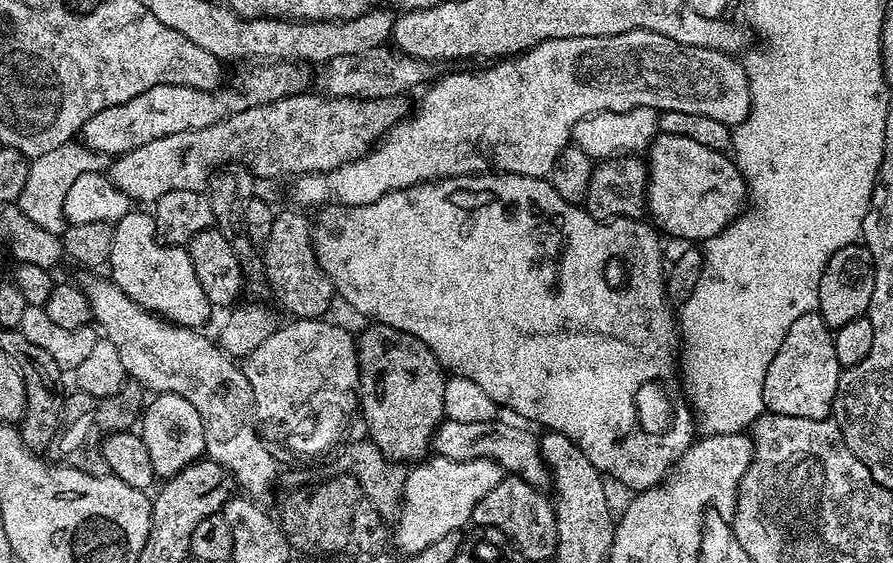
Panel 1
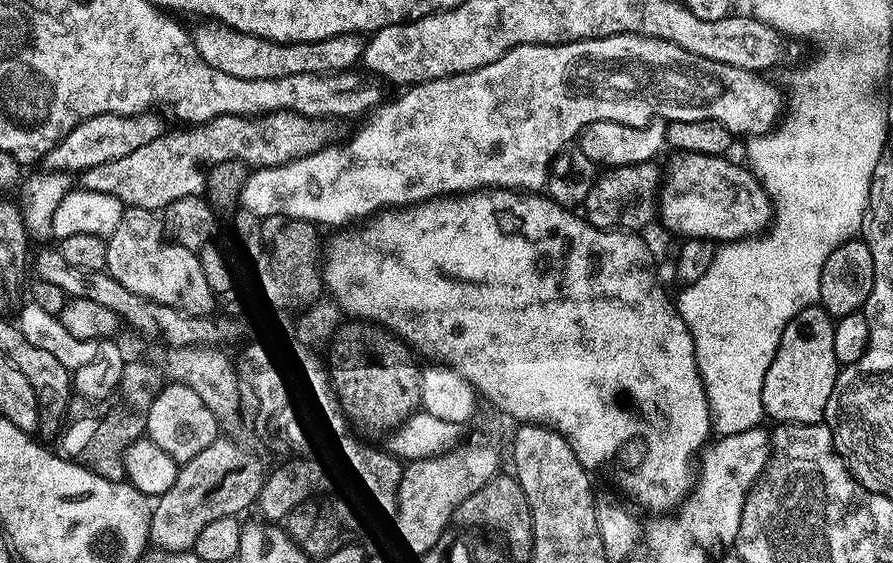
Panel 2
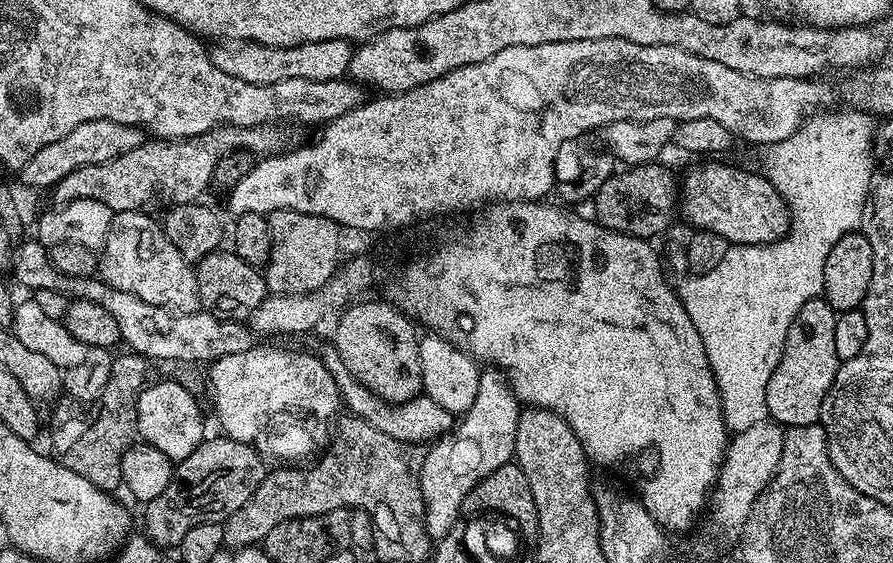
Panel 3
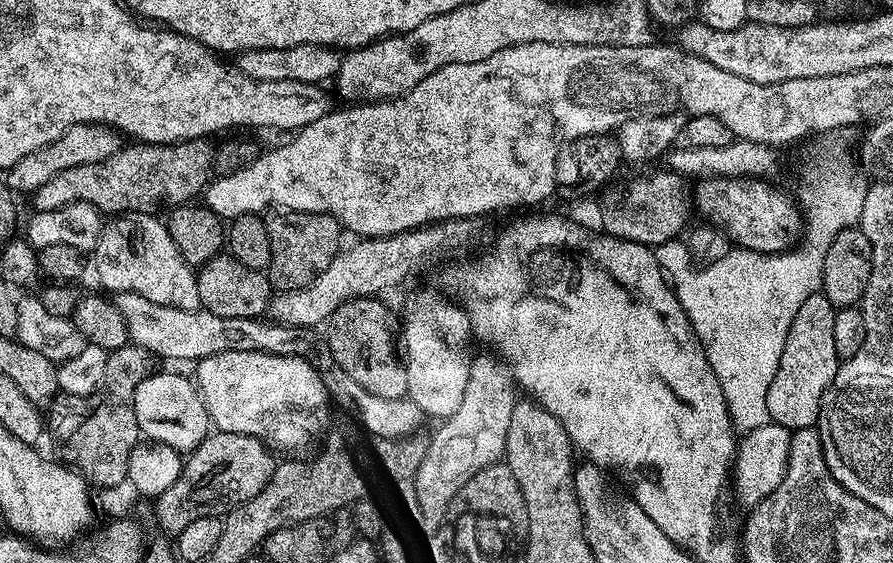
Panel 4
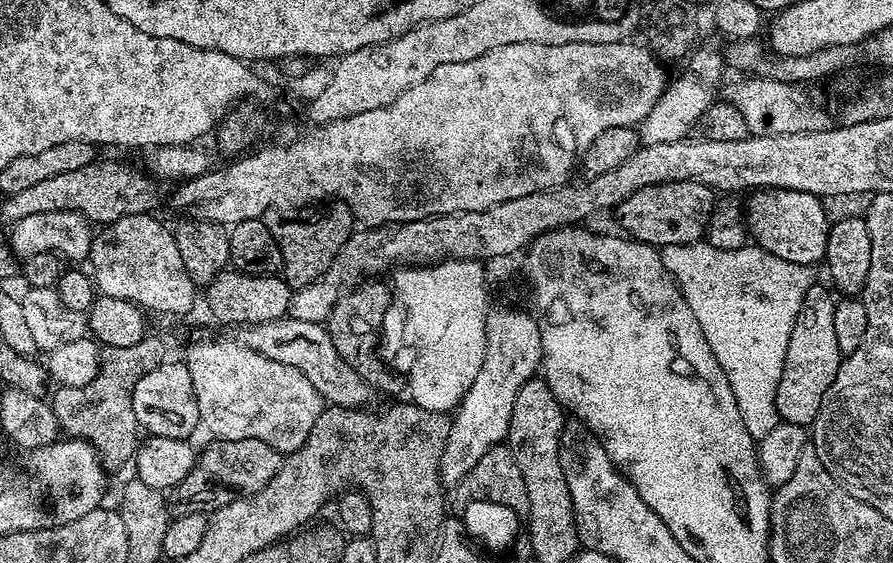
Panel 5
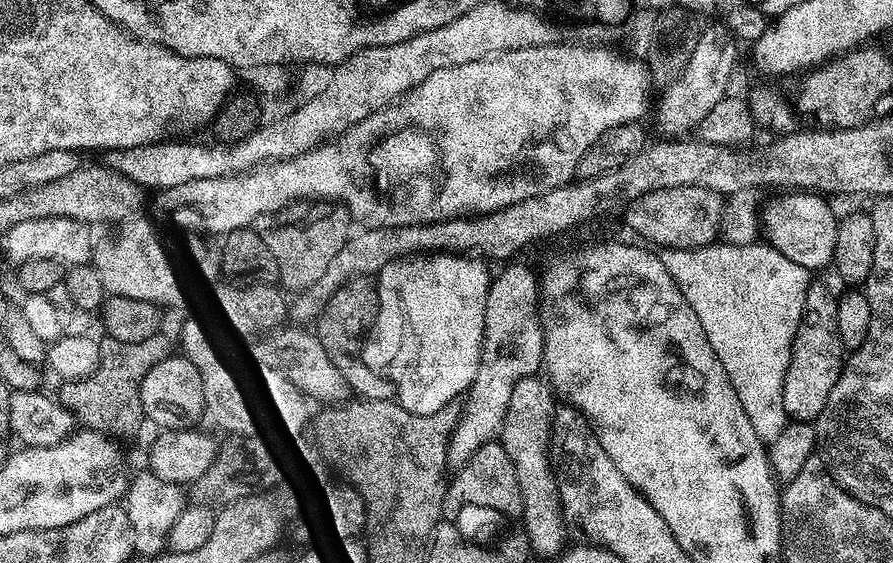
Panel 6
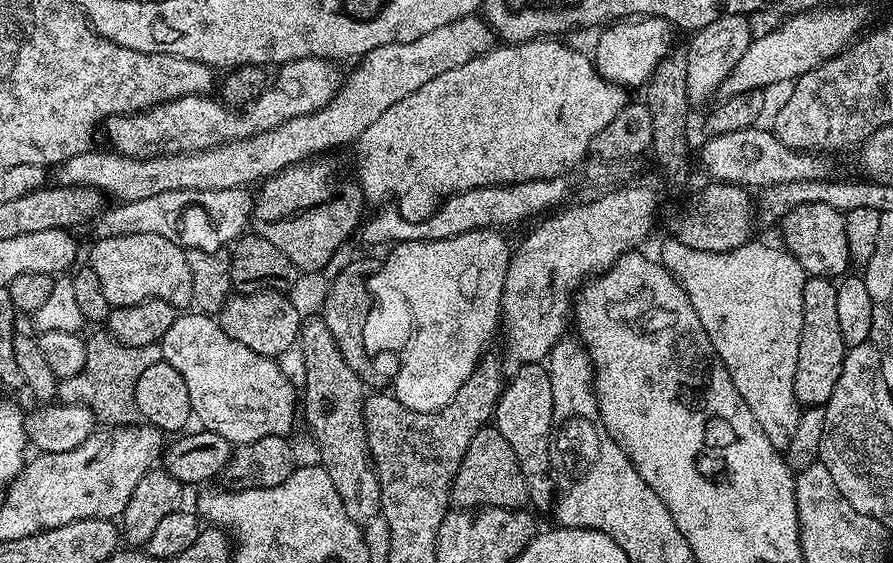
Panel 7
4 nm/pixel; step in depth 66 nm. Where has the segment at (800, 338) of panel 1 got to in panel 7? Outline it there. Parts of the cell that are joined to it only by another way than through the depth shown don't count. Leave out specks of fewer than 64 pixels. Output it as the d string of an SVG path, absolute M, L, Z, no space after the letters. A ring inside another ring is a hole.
M808 276L802 290L802 338L800 339L798 370L794 376L794 394L804 406L827 404L838 378L842 374L846 349L842 329L838 327L838 294L836 284L826 276Z

